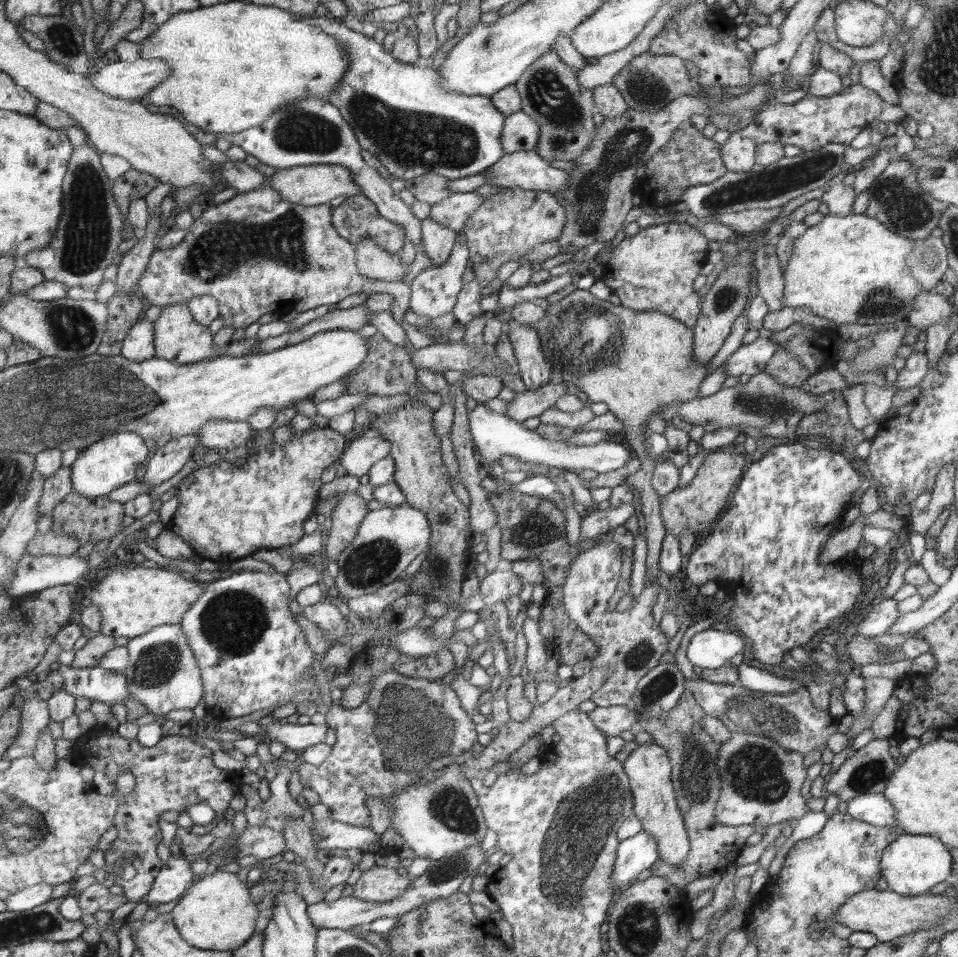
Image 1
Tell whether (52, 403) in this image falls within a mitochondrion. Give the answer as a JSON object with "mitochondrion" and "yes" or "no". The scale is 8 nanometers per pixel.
{"mitochondrion":"yes"}

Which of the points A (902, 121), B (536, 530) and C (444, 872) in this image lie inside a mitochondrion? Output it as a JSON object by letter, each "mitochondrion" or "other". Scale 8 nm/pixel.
{"A":"other","B":"mitochondrion","C":"mitochondrion"}

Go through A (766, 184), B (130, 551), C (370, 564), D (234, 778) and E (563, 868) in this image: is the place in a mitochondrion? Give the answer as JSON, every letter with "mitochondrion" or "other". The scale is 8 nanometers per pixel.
{"A":"mitochondrion","B":"other","C":"mitochondrion","D":"other","E":"mitochondrion"}

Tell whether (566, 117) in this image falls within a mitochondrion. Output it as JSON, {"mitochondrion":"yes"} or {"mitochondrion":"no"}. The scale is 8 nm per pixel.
{"mitochondrion":"yes"}

